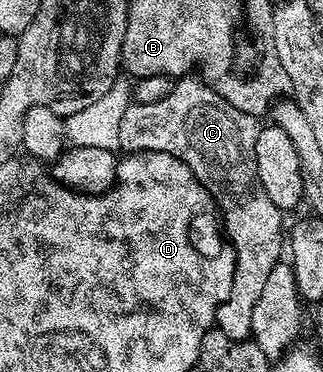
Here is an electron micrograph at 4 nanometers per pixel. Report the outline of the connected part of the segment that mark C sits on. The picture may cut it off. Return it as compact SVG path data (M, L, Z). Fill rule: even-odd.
M198 77L179 78L175 82L171 92L168 93L168 97L164 97L162 101L157 101L156 104L131 102L129 109L124 113L124 117L120 117L120 148L126 153L141 153L144 151L163 151L164 153L168 153L172 157L184 161L188 165L188 169L192 169L194 176L204 185L204 189L208 189L208 193L214 198L214 206L220 216L220 223L224 228L224 234L234 247L234 280L232 281L232 293L226 298L224 307L225 310L248 313L256 305L256 301L260 297L260 289L264 289L264 281L268 281L268 273L272 273L274 266L283 258L284 227L282 231L282 219L284 219L284 212L276 205L272 205L272 201L268 197L268 193L264 193L264 185L260 185L260 177L256 173L256 137L258 136L258 128L260 126L259 120L253 115L249 115L232 105L228 105L228 101L224 101L224 97L217 95L205 81L201 78L194 78Z

